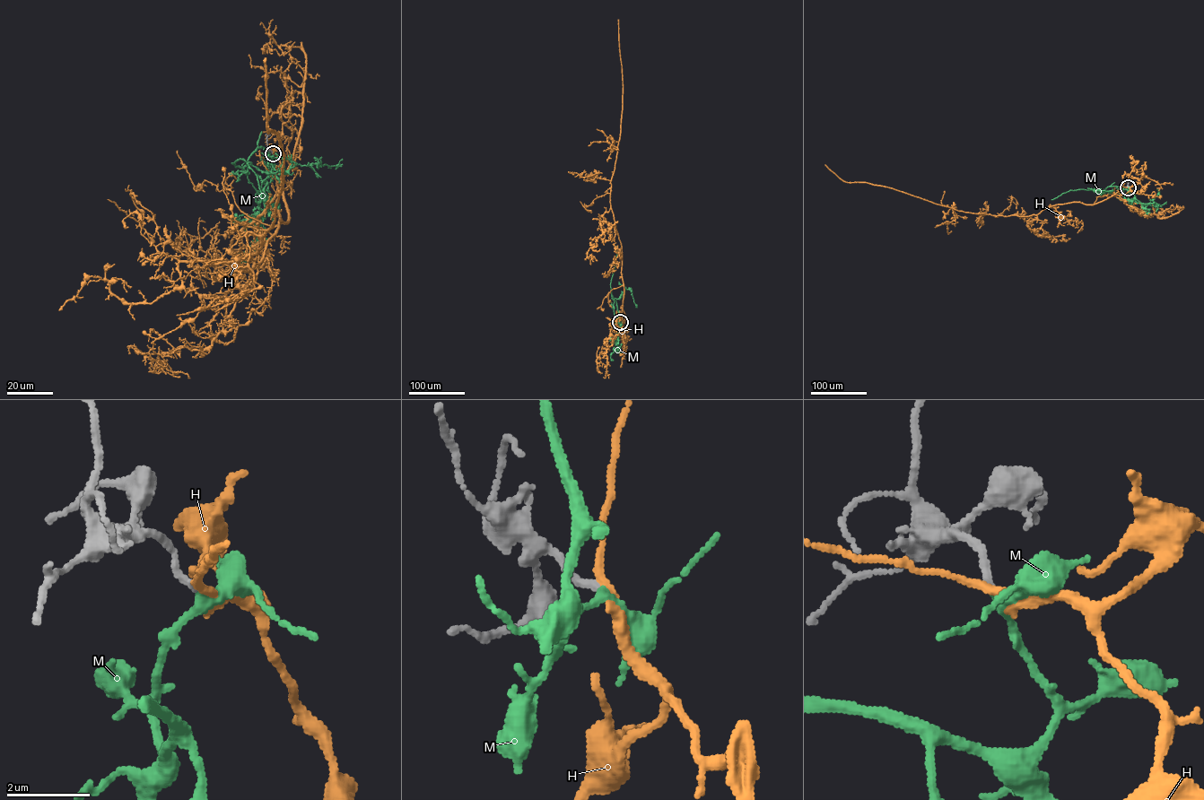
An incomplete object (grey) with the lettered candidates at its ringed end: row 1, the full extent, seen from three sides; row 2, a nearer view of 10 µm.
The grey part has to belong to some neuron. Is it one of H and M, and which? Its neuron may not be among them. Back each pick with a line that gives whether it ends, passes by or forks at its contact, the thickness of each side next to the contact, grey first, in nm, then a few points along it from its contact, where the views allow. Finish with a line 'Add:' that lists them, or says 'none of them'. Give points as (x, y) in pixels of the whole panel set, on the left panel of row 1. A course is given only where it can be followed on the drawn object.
M: It passes by. Thickness 170 nm (grey) against 200 nm. Its course: (273, 153), (271, 162), (260, 146), (242, 168), (232, 163), (239, 159), (251, 163), (262, 193), (260, 203)
Add: M

